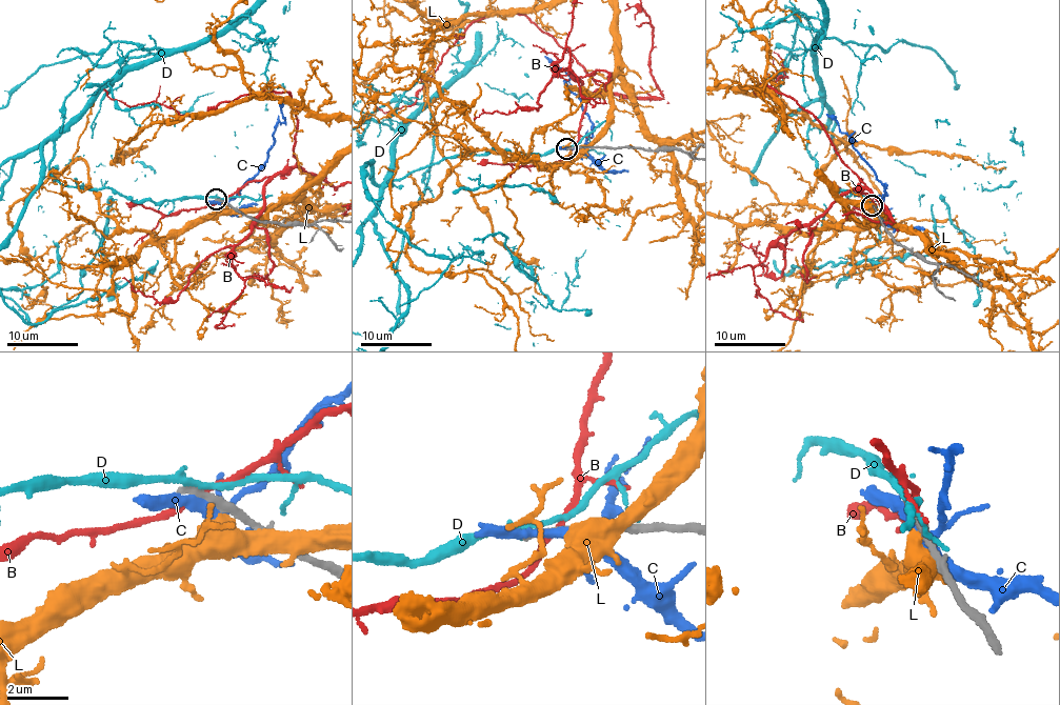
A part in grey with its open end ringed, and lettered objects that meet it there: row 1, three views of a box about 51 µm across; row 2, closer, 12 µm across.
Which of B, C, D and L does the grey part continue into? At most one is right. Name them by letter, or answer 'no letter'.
no letter

